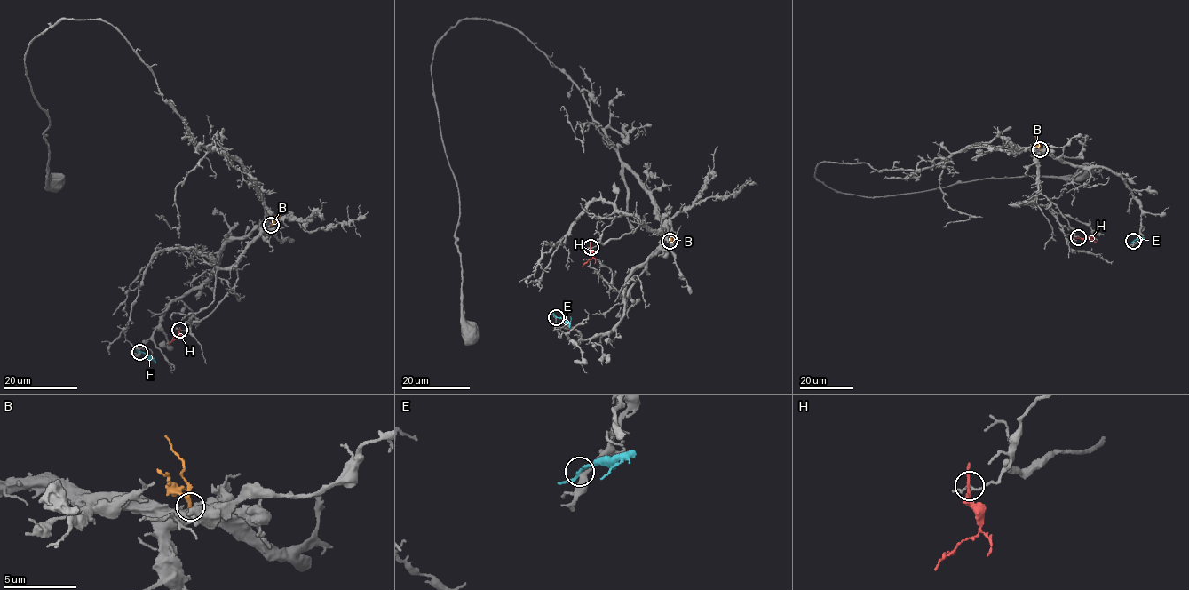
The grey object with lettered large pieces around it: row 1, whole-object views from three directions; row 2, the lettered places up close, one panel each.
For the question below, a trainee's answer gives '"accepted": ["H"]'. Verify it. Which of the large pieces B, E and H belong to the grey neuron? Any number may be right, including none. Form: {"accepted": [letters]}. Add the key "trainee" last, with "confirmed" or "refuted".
{"accepted": ["B"], "trainee": "refuted"}

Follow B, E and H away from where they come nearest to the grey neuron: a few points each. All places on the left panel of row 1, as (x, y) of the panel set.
B: (272, 225), (279, 217), (279, 207)
E: (140, 352), (151, 355), (154, 363)
H: (179, 330), (181, 337), (170, 344)

